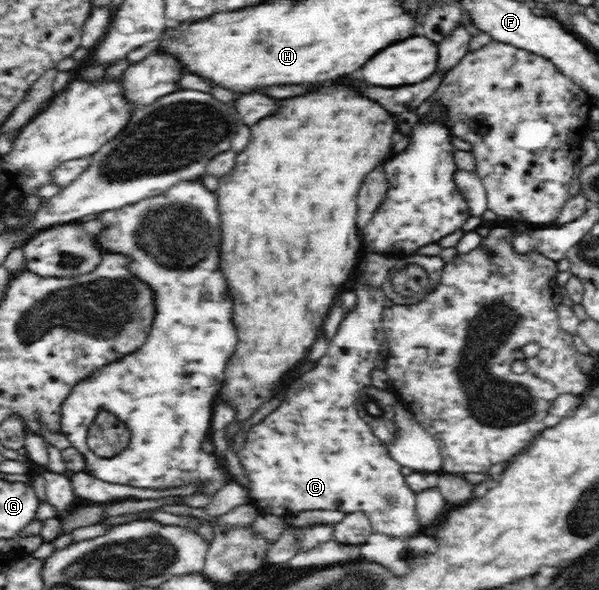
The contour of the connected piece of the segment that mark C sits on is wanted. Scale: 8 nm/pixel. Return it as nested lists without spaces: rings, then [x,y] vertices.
[[[361,257],[357,269],[359,269],[359,275],[357,275],[355,287],[353,287],[353,293],[355,293],[355,297],[357,297],[355,305],[344,314],[343,322],[339,325],[337,333],[333,335],[331,345],[327,348],[327,353],[325,353],[323,357],[320,357],[315,367],[311,368],[307,373],[303,373],[299,379],[295,379],[295,381],[287,387],[287,397],[285,397],[285,401],[281,401],[281,405],[279,405],[273,413],[269,413],[259,425],[255,425],[255,427],[247,433],[247,443],[245,443],[245,447],[241,447],[241,451],[237,453],[237,456],[241,464],[244,465],[245,470],[247,470],[247,476],[249,476],[249,500],[258,509],[260,515],[275,514],[287,517],[300,511],[311,511],[311,509],[329,509],[329,511],[343,511],[343,513],[346,514],[361,512],[368,517],[374,533],[381,533],[389,537],[414,536],[422,532],[419,531],[421,527],[419,516],[417,516],[418,493],[413,491],[413,489],[409,489],[407,479],[405,479],[405,475],[401,473],[403,466],[391,457],[391,452],[389,452],[389,448],[387,448],[388,444],[382,442],[373,433],[371,426],[356,413],[359,397],[362,396],[362,392],[366,387],[373,387],[371,373],[373,373],[373,369],[378,368],[377,362],[383,359],[381,345],[385,343],[385,332],[382,320],[384,309],[386,308],[385,301],[387,301],[386,293],[382,287],[372,286],[370,282],[367,281],[365,277],[367,259],[365,259],[365,257]]]

